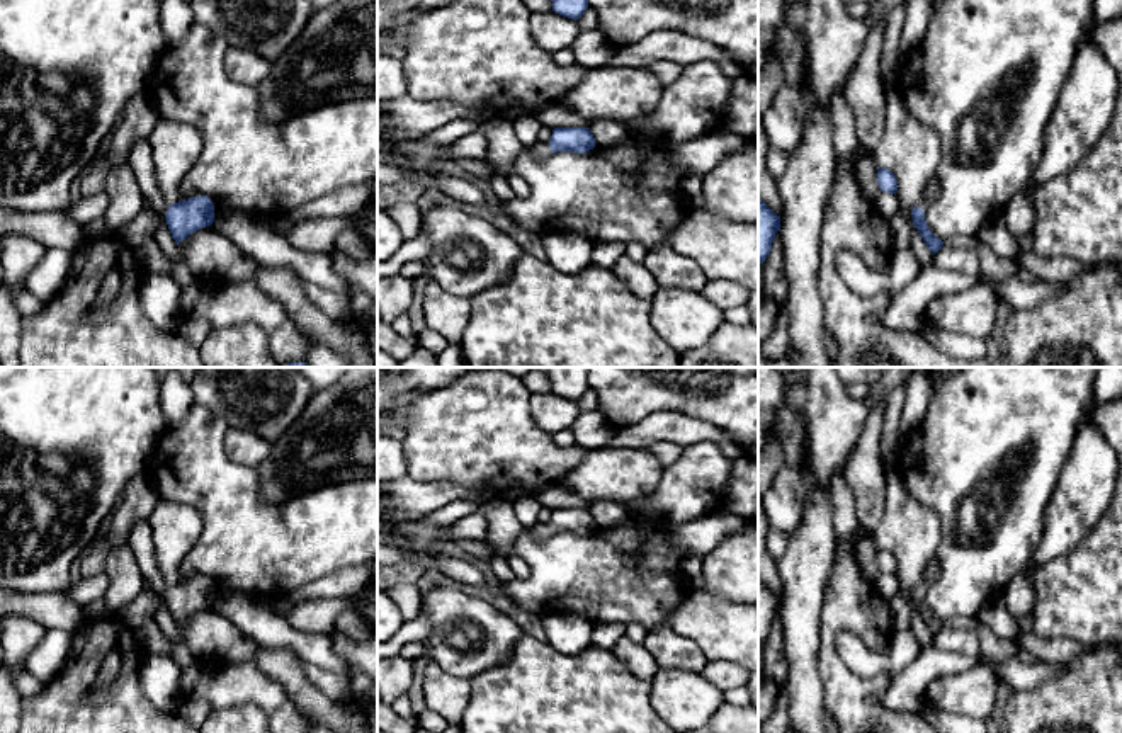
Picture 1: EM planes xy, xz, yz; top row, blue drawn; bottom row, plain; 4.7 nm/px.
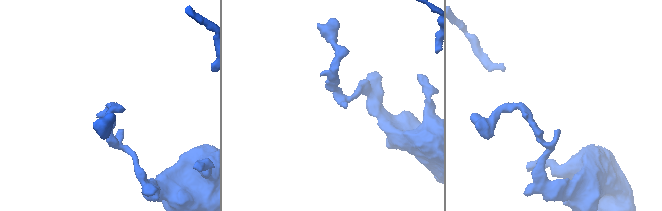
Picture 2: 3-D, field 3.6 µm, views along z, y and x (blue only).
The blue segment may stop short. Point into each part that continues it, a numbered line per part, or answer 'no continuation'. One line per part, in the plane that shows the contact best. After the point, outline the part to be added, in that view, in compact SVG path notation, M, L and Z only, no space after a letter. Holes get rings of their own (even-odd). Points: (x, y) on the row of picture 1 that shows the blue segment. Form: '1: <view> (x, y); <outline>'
1: xy (140, 159); M139 139L131 146L128 163L136 175L143 197L150 201L155 213L165 216L170 204L160 190L153 167L153 150L148 139Z

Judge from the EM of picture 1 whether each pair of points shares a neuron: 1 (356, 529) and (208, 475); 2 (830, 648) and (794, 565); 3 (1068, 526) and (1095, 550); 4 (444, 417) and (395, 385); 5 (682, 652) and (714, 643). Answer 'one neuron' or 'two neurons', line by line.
1: one neuron
2: two neurons
3: two neurons
4: two neurons
5: two neurons

